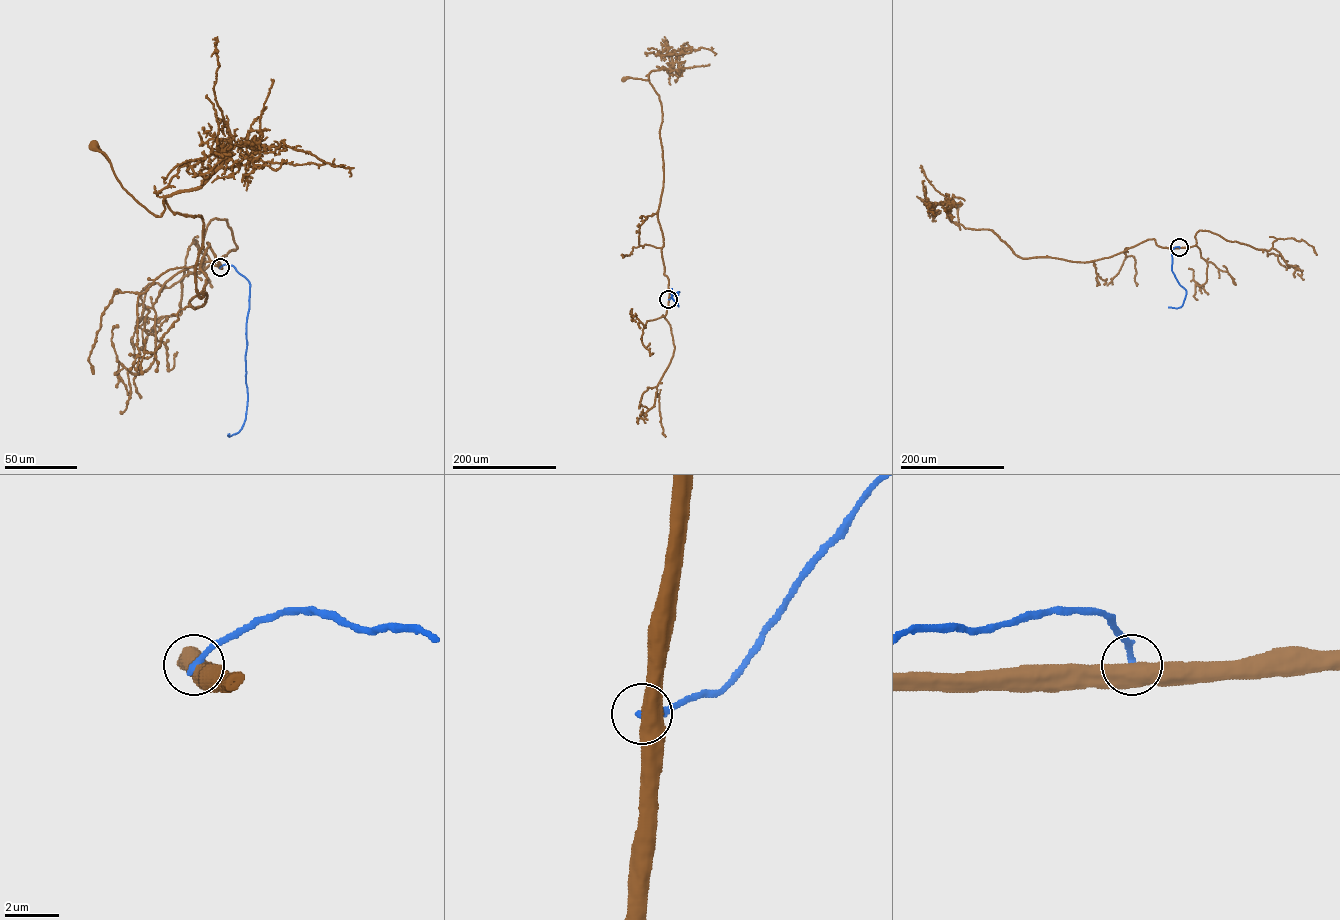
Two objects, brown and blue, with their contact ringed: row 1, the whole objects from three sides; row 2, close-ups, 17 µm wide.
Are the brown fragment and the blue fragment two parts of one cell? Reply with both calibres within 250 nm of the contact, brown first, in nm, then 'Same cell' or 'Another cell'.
Thickness 600 nm (brown) against 240 nm. Another cell

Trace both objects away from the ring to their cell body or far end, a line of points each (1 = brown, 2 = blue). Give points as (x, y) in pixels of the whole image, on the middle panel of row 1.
1: (668, 299), (657, 217), (663, 179), (661, 102), (648, 75), (647, 80), (623, 80)
2: (668, 299), (679, 292), (678, 306), (672, 297), (672, 288)

